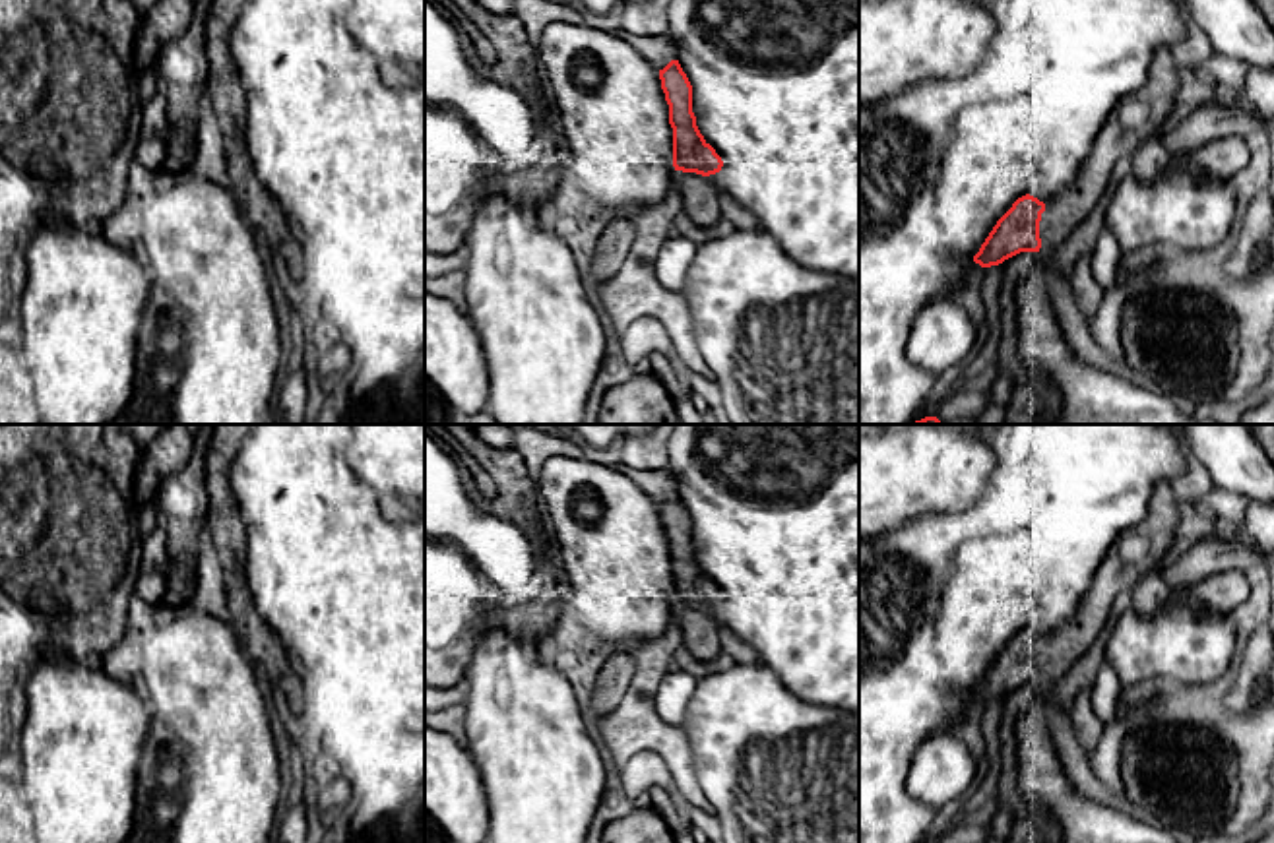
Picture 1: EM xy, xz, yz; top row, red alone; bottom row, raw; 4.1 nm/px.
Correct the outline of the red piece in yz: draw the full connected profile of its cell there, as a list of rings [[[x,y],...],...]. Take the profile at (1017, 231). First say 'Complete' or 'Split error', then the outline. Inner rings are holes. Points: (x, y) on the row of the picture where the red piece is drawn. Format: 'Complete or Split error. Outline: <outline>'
Split error. Outline: [[[1158,48],[1146,83],[1109,114],[1074,182],[1045,203],[1030,194],[1018,198],[997,221],[973,262],[991,267],[1020,252],[1057,250],[1098,203],[1113,165],[1165,134],[1163,126],[1179,89],[1177,68],[1171,50]]]

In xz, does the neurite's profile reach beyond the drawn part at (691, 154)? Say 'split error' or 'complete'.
split error

